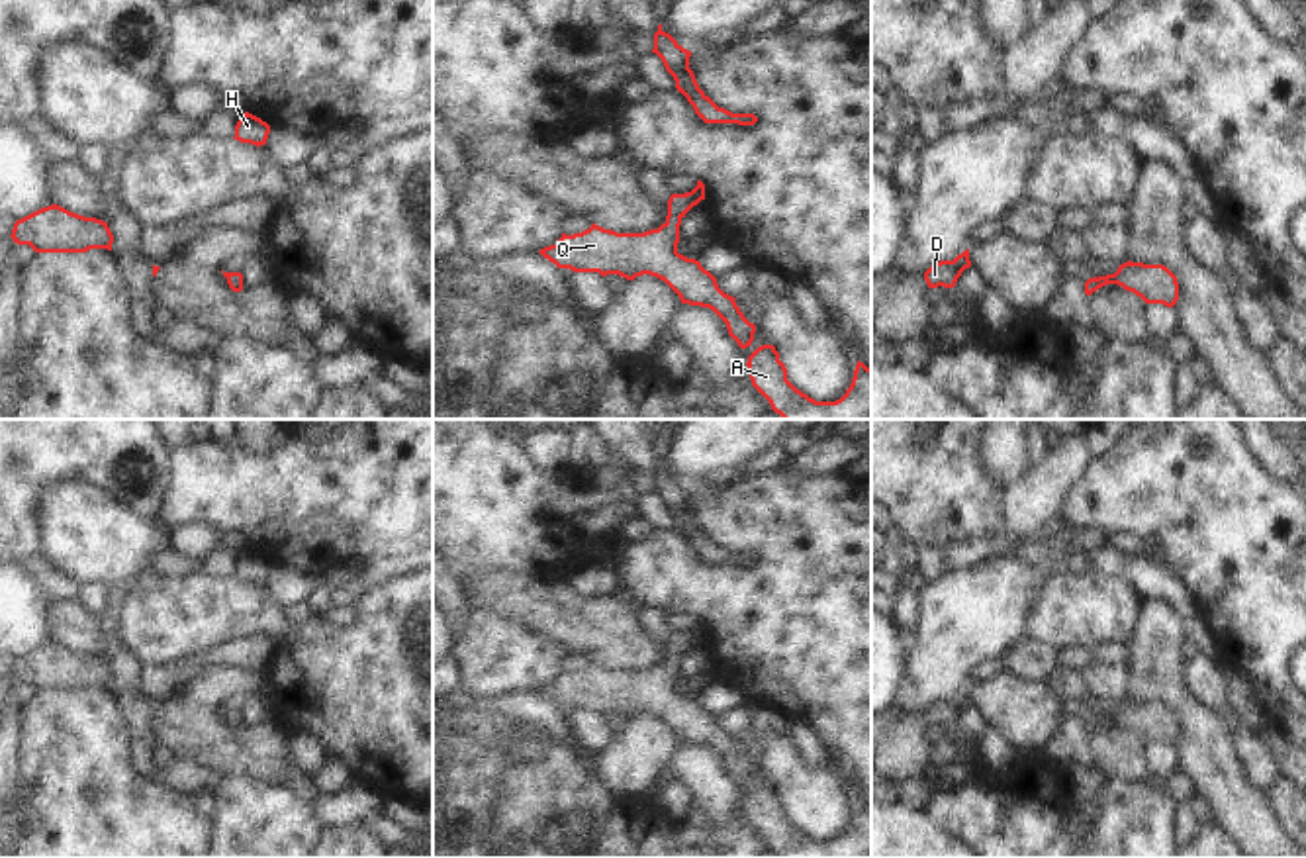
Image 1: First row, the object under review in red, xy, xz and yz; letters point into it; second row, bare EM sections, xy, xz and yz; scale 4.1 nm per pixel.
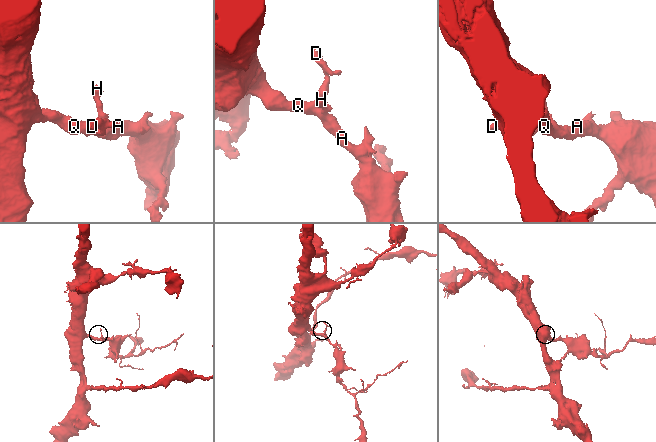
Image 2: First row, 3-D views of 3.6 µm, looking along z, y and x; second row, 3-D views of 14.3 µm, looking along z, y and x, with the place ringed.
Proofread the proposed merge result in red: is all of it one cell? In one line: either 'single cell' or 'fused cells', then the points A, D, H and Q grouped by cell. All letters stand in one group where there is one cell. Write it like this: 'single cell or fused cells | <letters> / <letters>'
single cell | A D H Q

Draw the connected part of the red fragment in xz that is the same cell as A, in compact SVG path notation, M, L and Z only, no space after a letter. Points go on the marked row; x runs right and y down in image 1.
M773 345L748 357L752 386L783 419L871 419L871 368L858 360L846 394L836 402L816 402L787 380L787 368Z

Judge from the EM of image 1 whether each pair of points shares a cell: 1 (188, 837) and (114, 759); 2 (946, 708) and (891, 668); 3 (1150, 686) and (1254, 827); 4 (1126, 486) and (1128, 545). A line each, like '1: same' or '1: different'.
1: same
2: different
3: same
4: different

